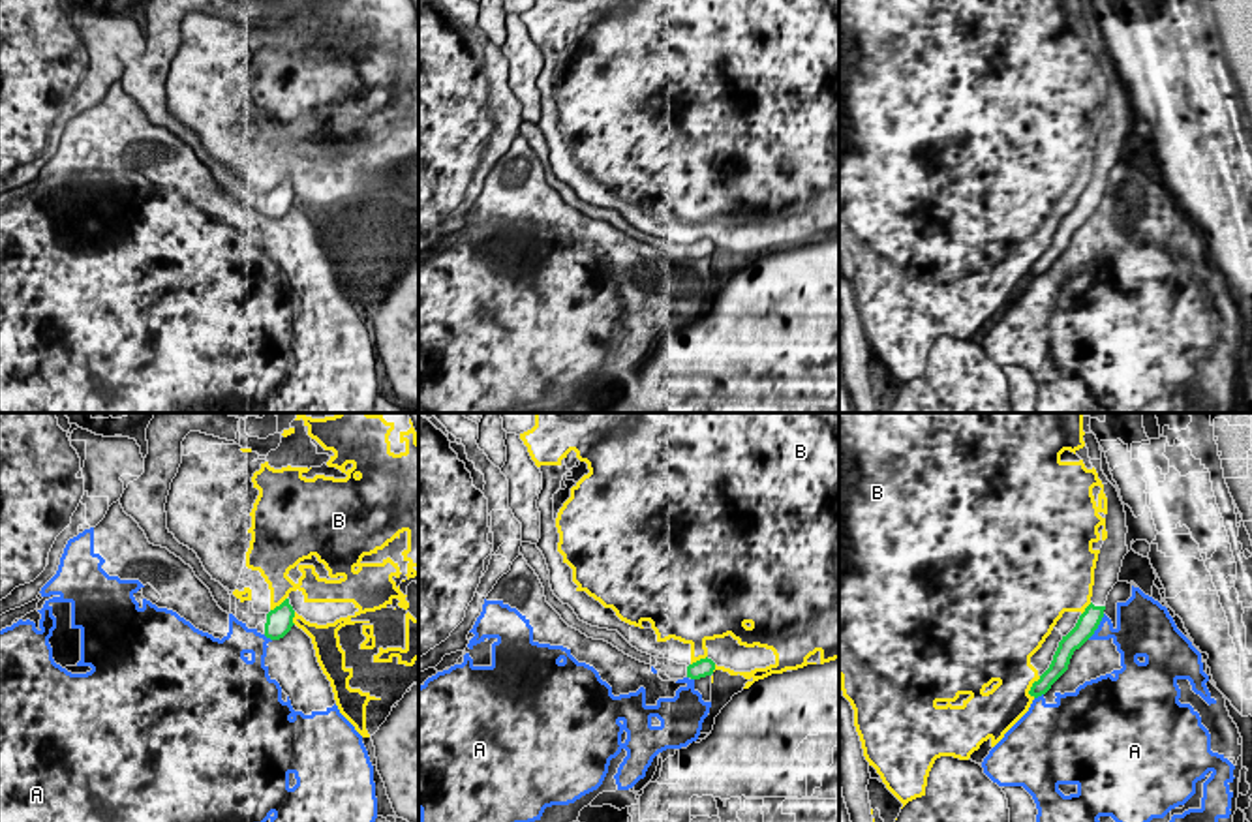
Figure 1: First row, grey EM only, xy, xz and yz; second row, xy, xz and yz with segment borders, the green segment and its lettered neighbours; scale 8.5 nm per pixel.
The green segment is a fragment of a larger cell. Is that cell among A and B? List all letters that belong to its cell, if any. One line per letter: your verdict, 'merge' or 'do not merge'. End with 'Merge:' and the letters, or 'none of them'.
A: do not merge
B: do not merge
Merge: none of them

